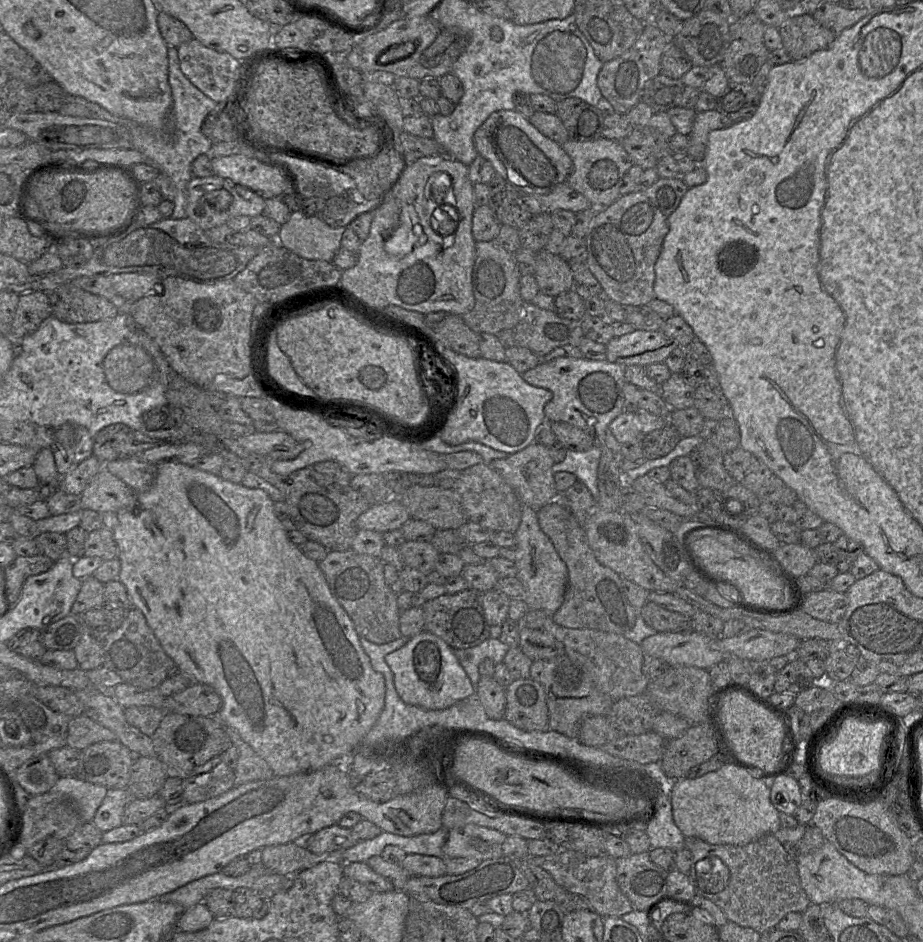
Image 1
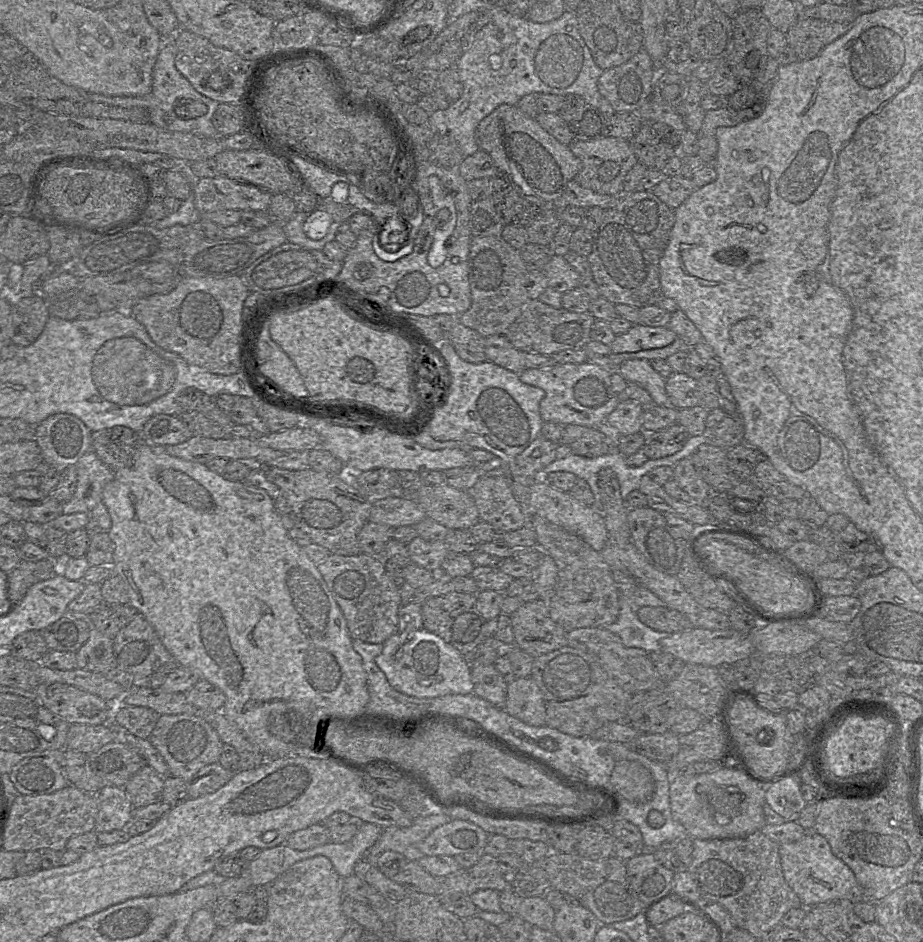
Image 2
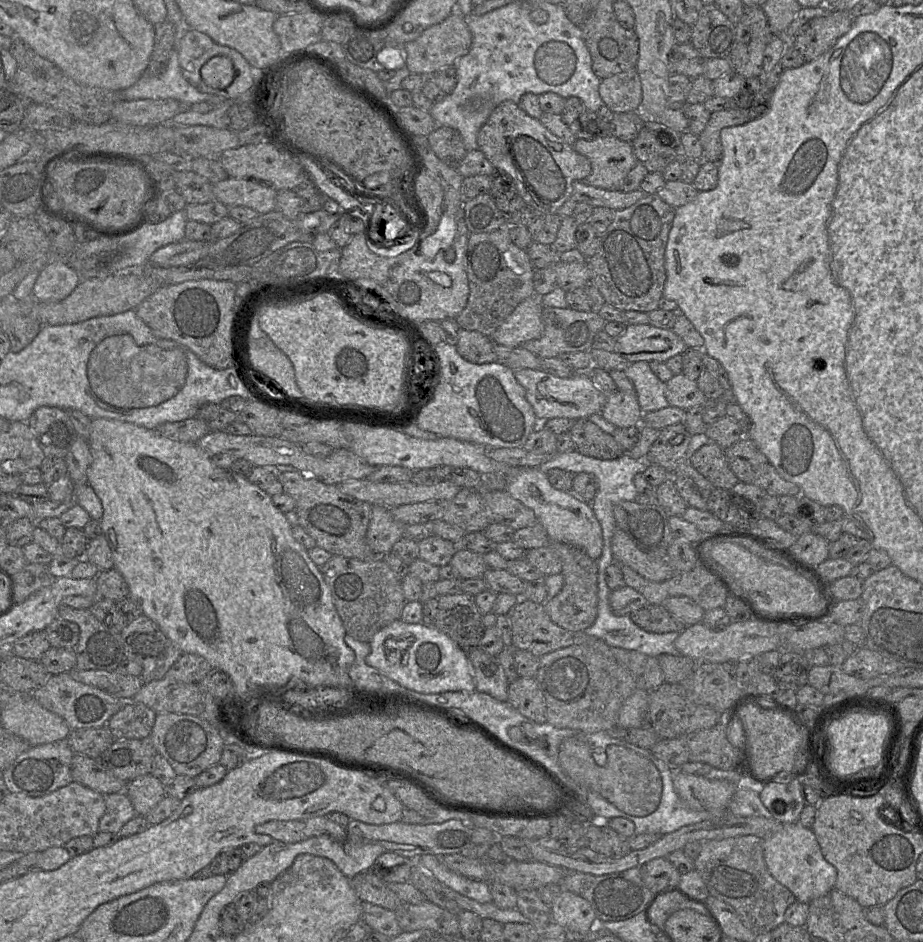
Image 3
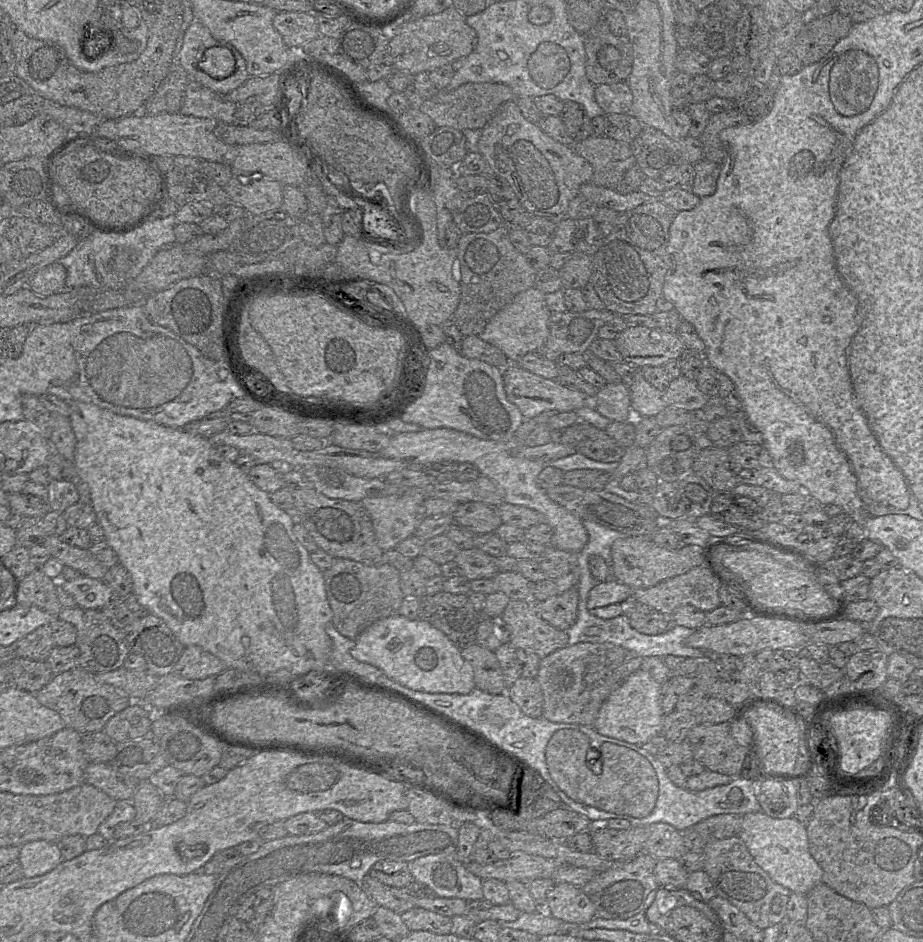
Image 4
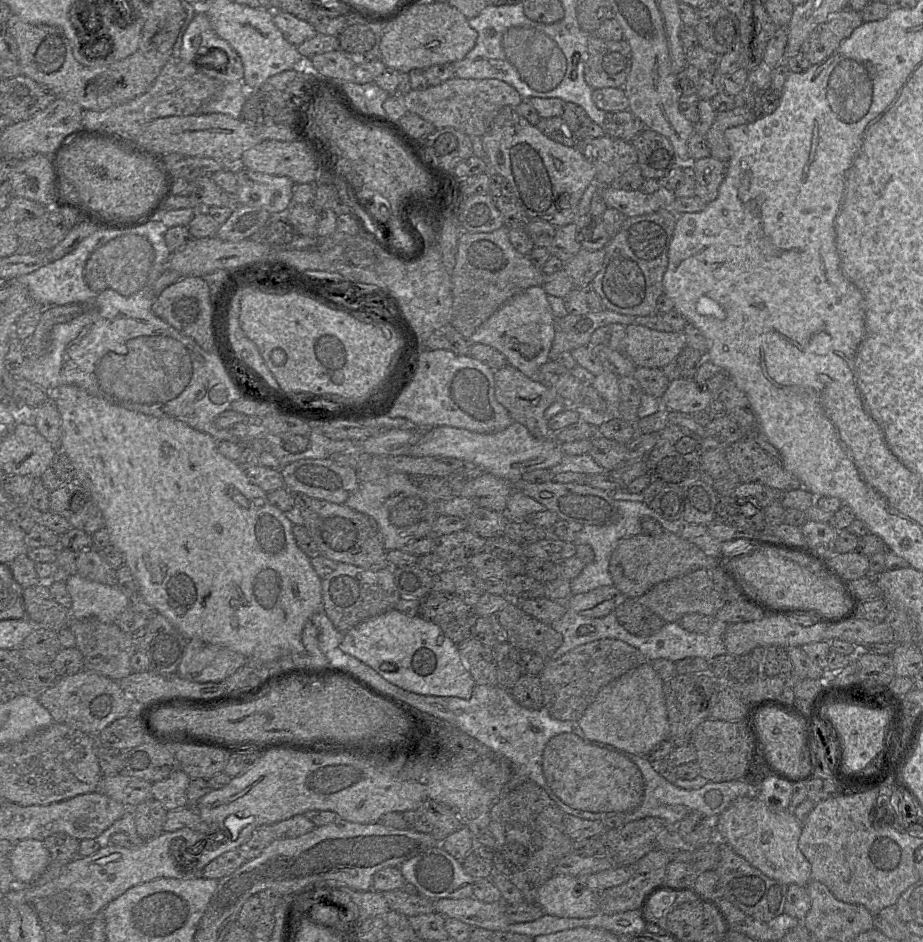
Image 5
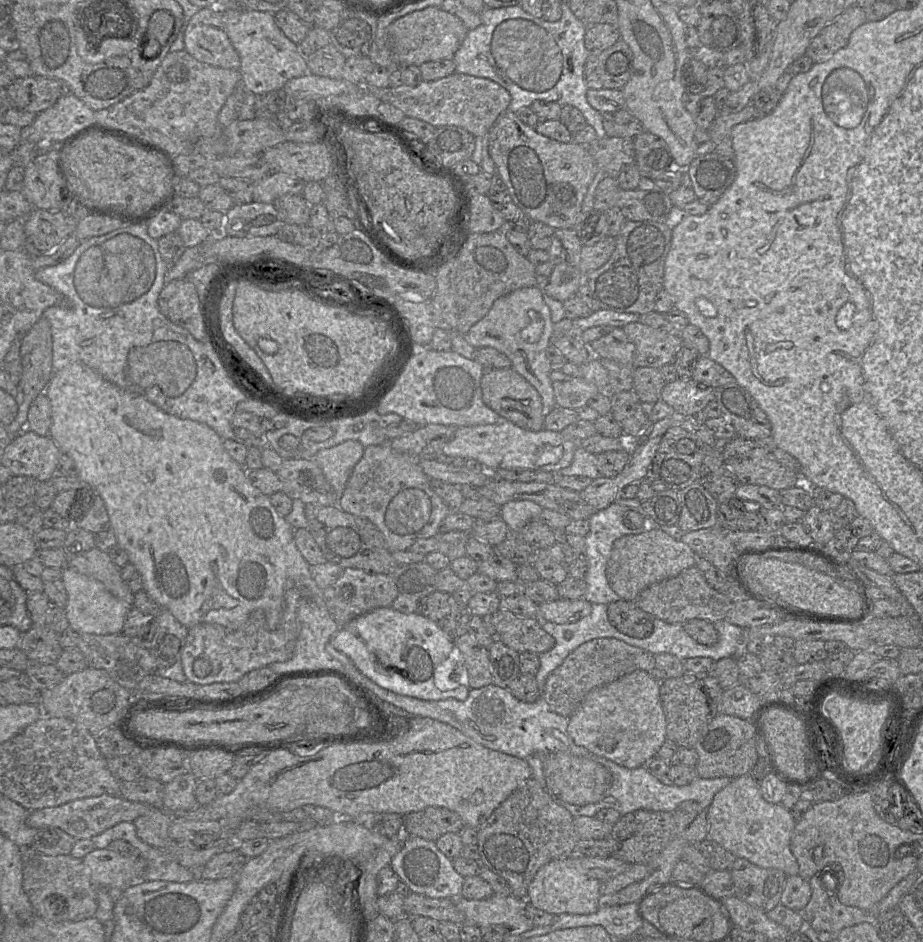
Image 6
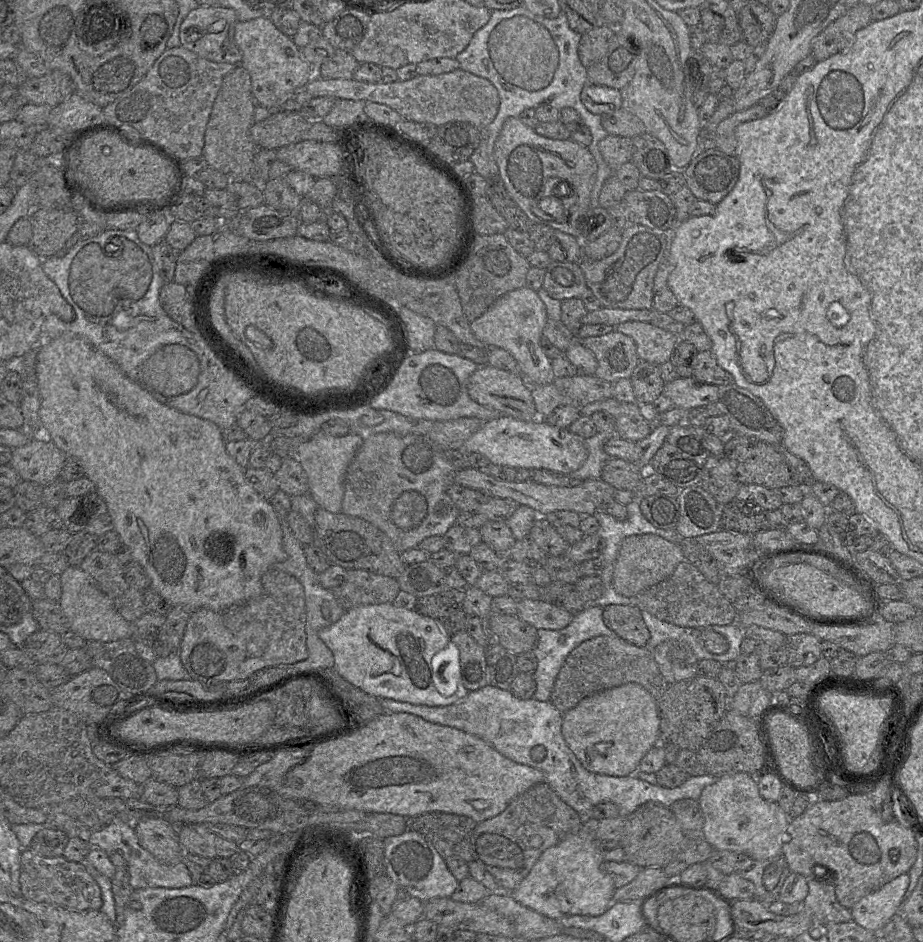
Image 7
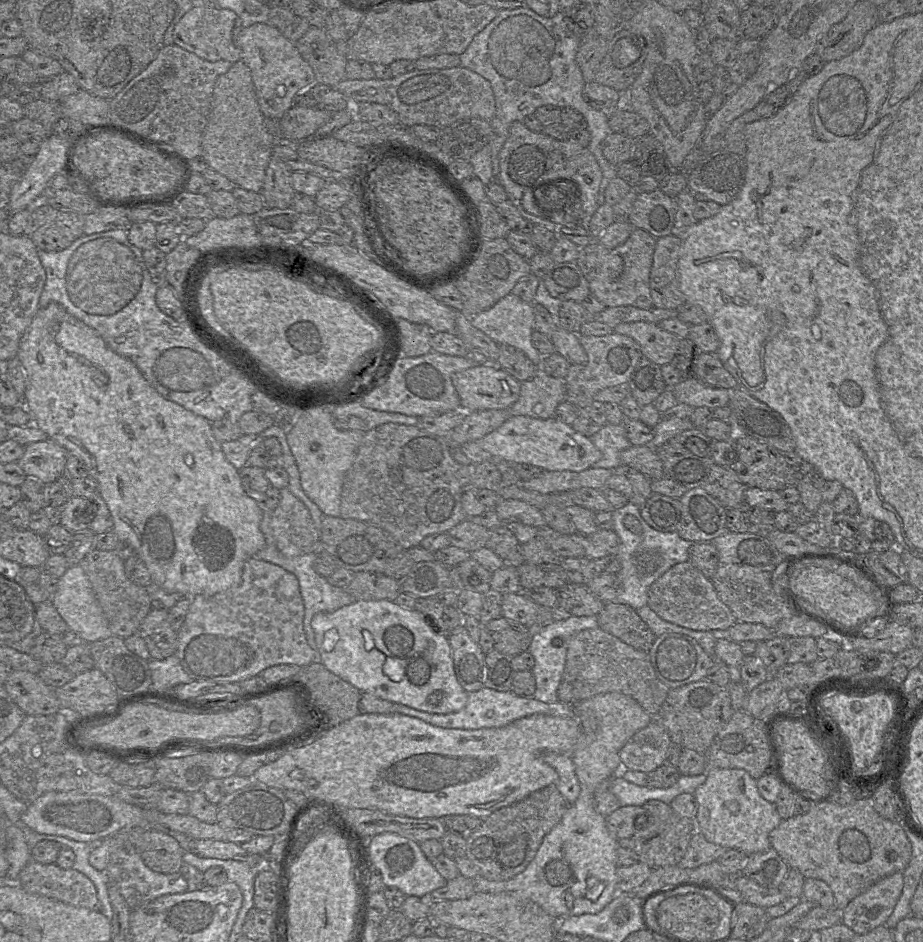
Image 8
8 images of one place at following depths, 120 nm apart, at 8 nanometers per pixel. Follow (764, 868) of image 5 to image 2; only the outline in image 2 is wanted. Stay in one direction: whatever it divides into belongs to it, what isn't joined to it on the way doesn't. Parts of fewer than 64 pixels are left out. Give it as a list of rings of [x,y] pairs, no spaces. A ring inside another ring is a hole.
[[[807,831],[798,841],[780,845],[779,855],[784,878],[803,907],[838,899],[849,899],[853,903],[863,899],[863,890],[853,871],[833,854],[828,841],[817,832]]]

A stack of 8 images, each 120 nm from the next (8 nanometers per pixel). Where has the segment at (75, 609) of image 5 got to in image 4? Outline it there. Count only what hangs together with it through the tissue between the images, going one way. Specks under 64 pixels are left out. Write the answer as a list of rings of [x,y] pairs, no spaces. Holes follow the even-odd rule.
[[[80,575],[72,580],[58,580],[58,583],[74,597],[77,607],[84,609],[102,609],[115,597],[101,579]]]

